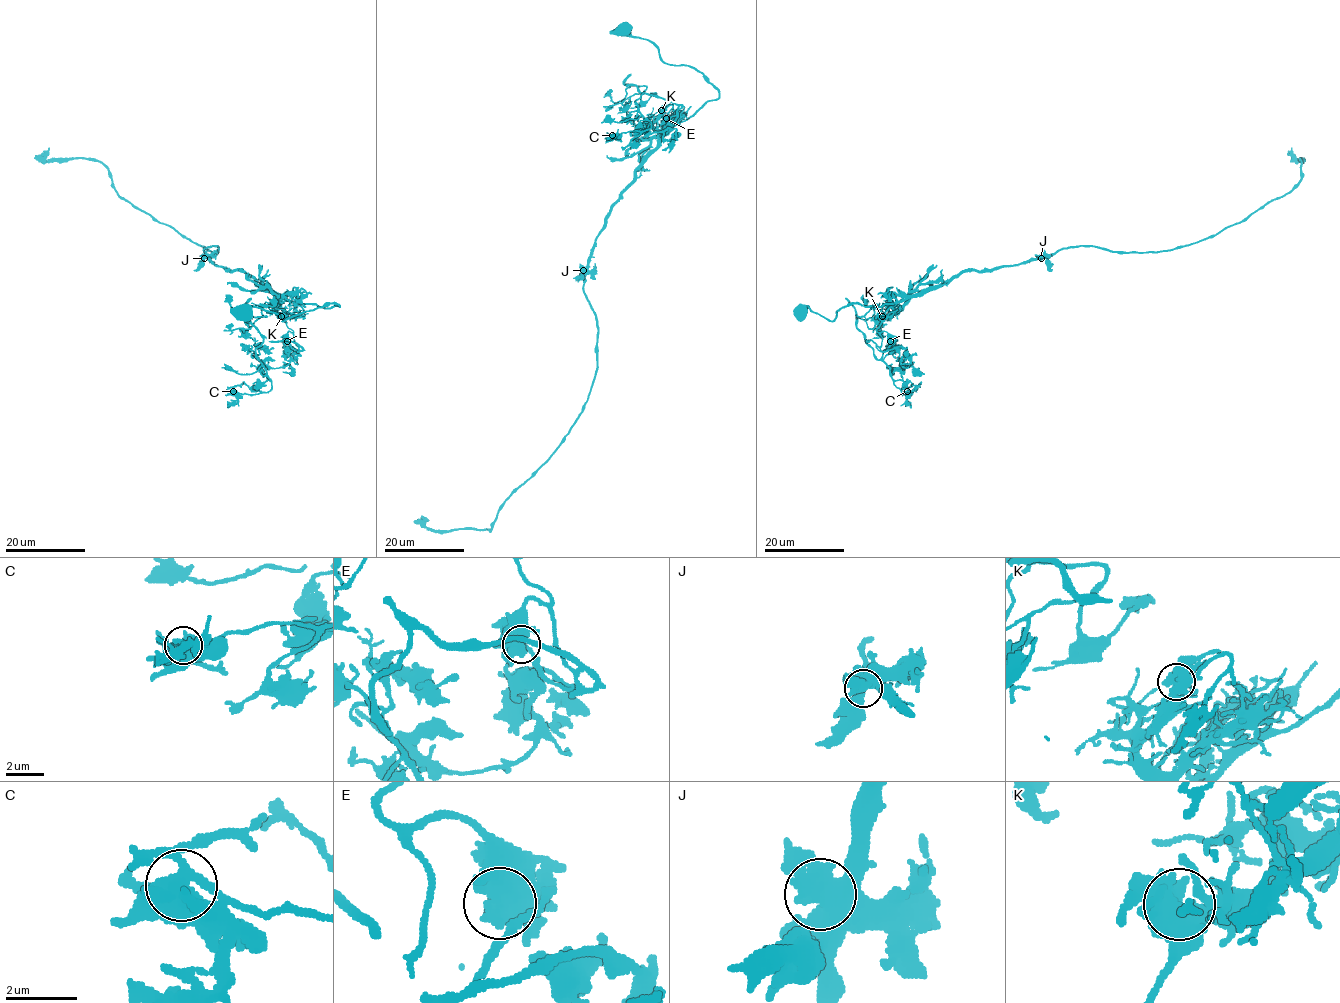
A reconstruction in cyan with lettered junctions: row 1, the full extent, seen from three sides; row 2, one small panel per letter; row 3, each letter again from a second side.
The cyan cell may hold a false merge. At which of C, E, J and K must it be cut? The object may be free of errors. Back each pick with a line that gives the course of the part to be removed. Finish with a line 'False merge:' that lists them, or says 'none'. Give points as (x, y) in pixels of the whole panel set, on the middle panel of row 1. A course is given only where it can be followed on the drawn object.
K: foreign part runs (661, 110), (678, 106), (643, 93), (635, 104), (651, 126), (612, 137), (621, 141)
False merge: K

